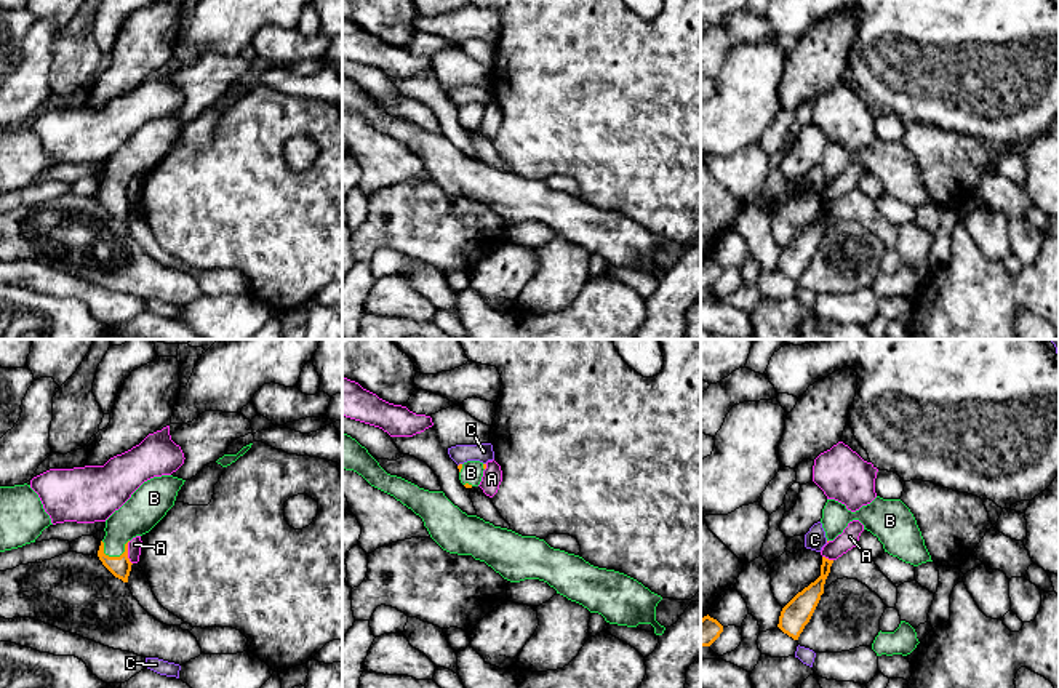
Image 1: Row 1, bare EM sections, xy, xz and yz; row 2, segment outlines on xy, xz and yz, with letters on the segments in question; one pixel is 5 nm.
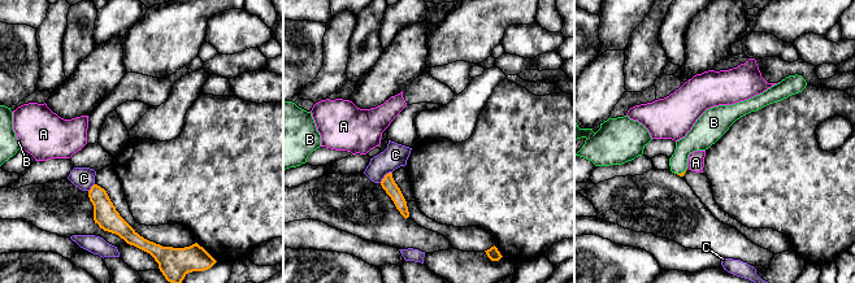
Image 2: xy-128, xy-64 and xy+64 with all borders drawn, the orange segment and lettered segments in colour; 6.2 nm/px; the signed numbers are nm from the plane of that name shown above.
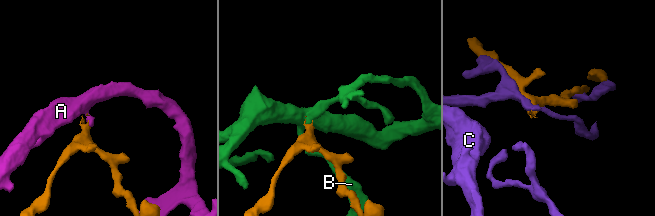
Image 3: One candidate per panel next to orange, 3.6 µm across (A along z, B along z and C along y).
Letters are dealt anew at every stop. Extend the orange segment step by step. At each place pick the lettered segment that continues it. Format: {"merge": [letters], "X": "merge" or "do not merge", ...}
{"merge": ["B"], "A": "do not merge", "B": "merge", "C": "do not merge"}

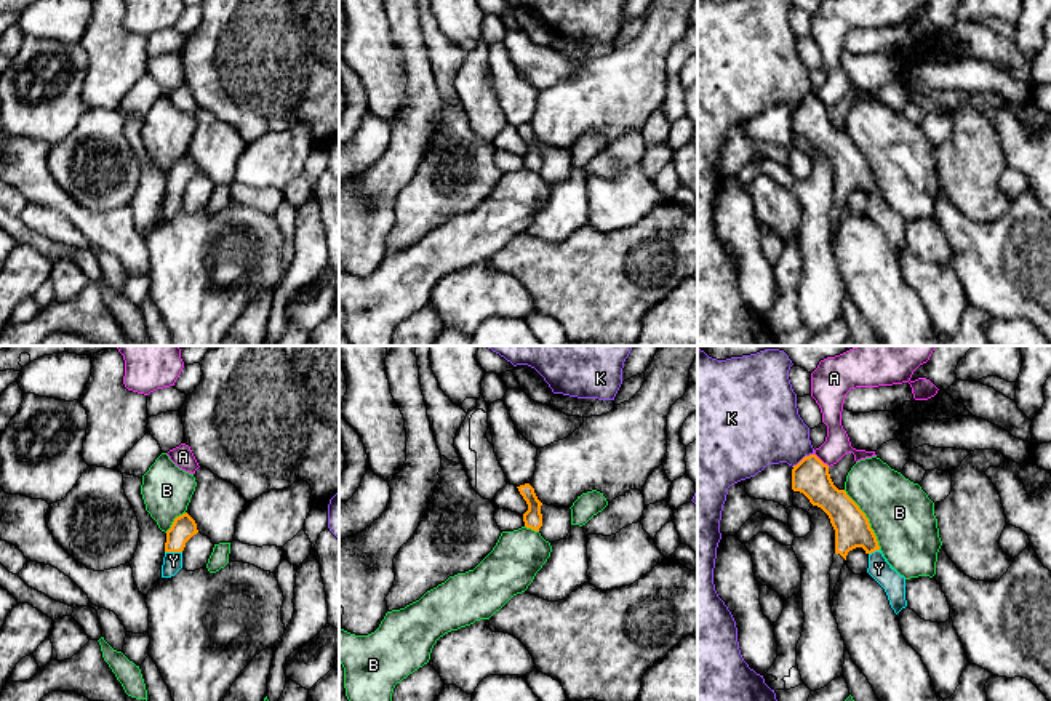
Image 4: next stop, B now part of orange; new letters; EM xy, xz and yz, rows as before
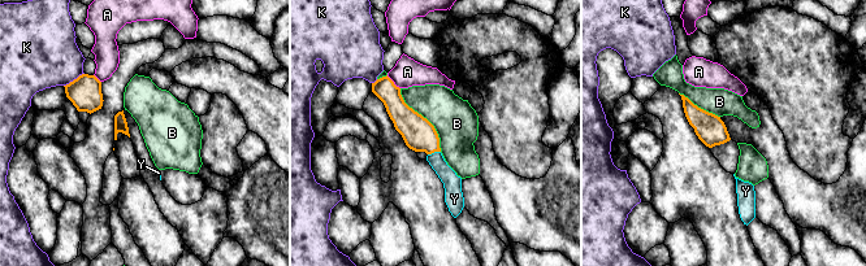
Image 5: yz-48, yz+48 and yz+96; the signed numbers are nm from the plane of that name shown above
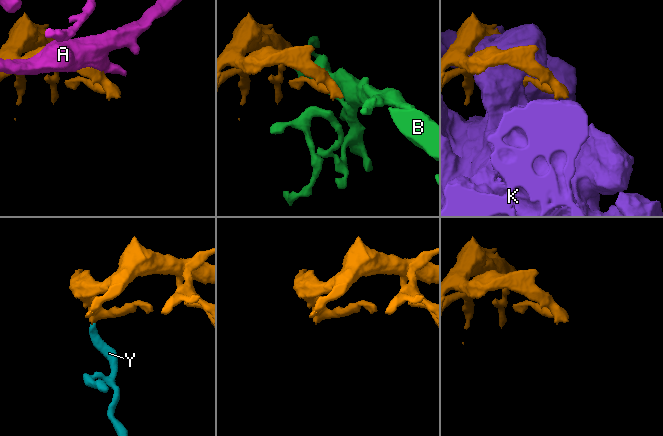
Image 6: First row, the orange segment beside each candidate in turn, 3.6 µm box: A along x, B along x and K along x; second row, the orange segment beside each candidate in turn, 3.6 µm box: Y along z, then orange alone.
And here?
{"merge": ["Y"], "A": "do not merge", "B": "do not merge", "K": "do not merge", "Y": "merge"}

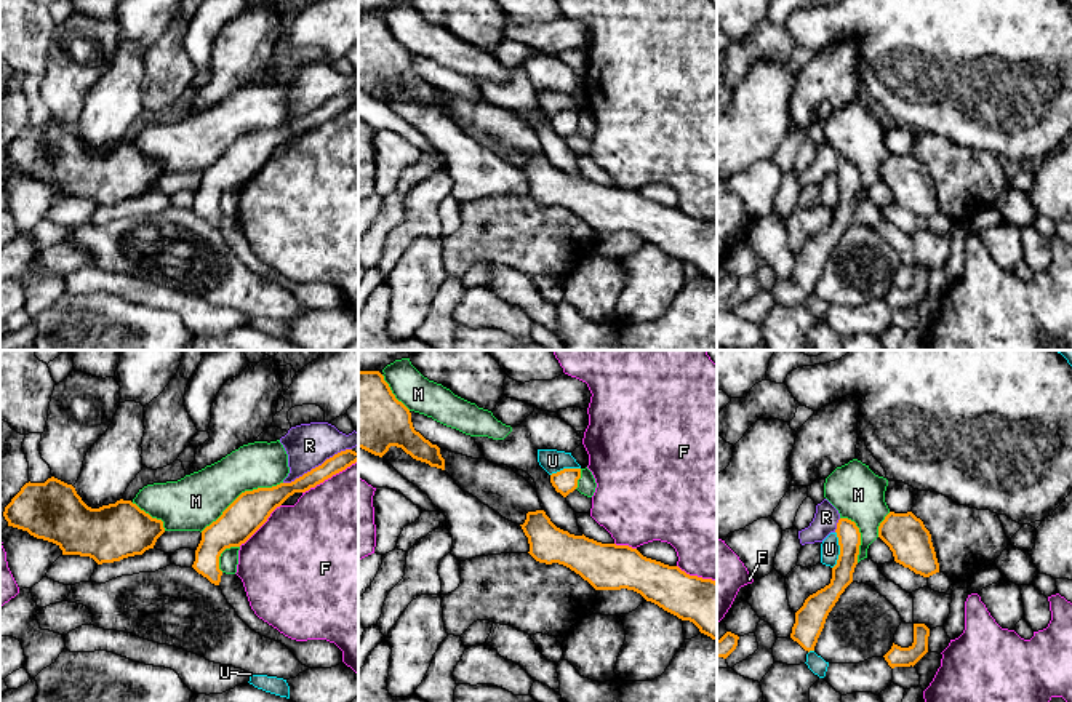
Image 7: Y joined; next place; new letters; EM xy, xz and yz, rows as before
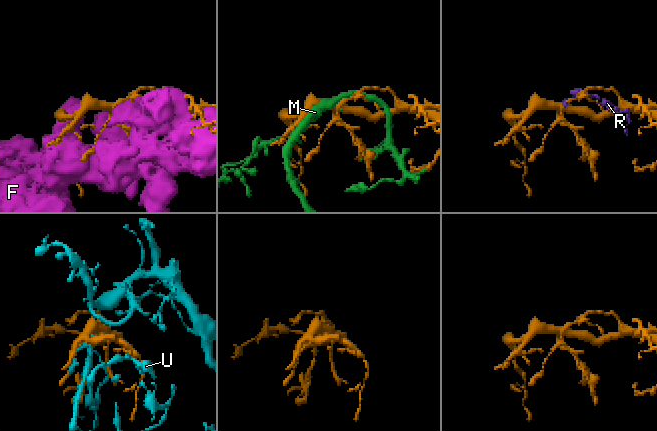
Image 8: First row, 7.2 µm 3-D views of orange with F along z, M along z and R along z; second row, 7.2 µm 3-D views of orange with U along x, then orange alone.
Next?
{"merge": [], "F": "do not merge", "M": "do not merge", "R": "do not merge", "U": "do not merge"}

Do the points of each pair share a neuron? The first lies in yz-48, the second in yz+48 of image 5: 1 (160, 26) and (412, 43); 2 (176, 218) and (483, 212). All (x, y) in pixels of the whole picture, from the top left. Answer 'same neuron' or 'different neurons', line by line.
1: different neurons
2: different neurons

